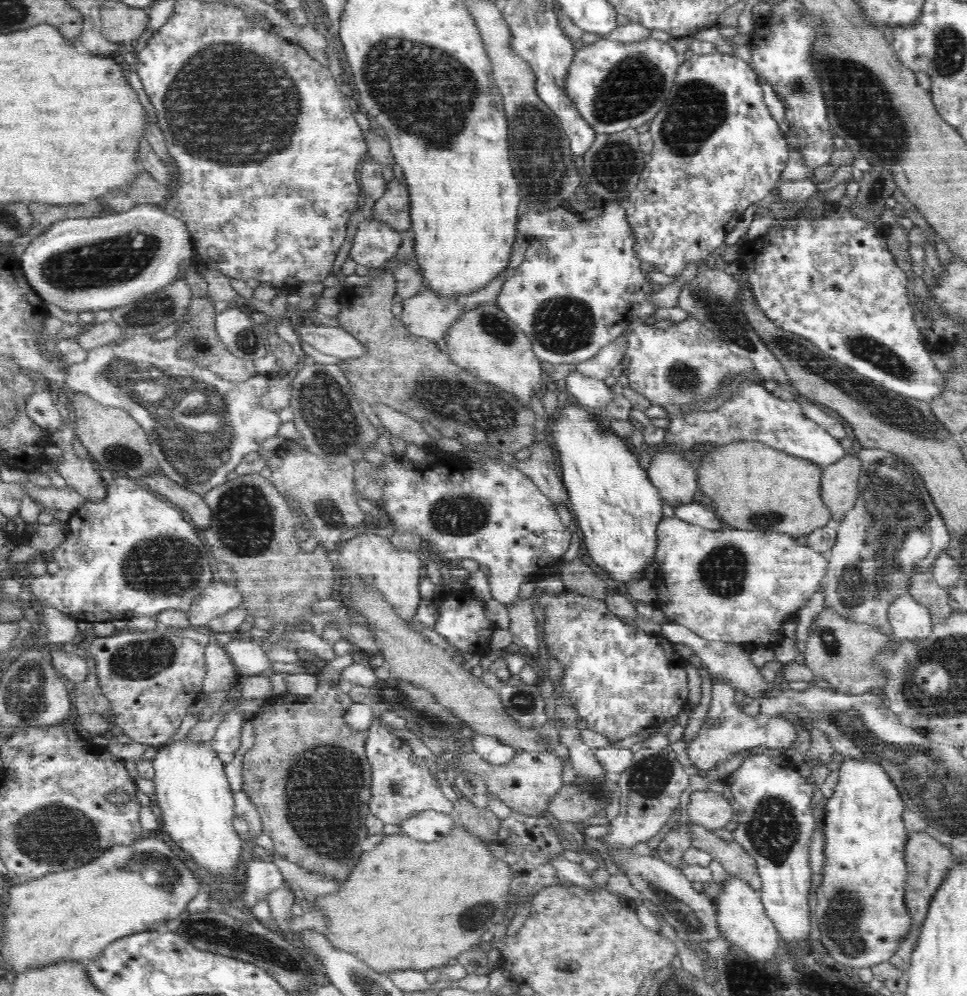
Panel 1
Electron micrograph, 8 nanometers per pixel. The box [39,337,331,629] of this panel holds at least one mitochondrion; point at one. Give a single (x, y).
(196, 439)

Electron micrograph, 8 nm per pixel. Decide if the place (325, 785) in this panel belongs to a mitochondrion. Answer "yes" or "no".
yes

